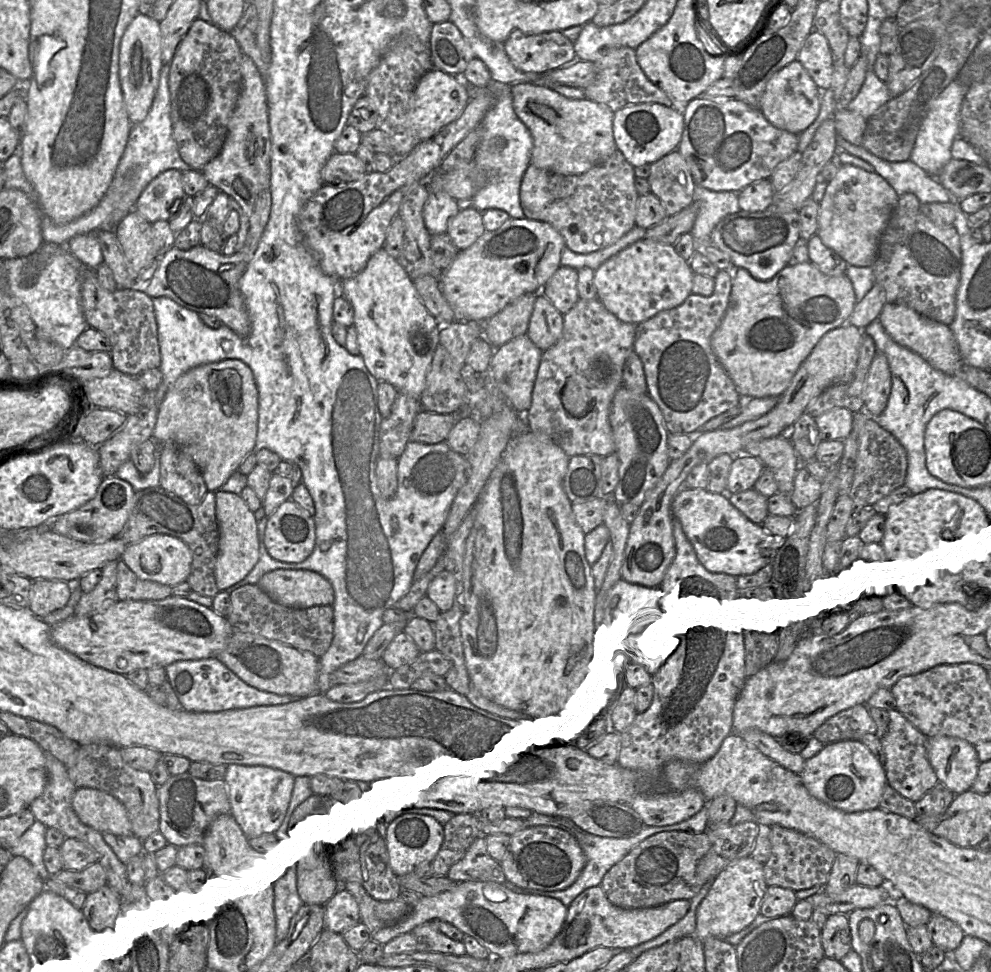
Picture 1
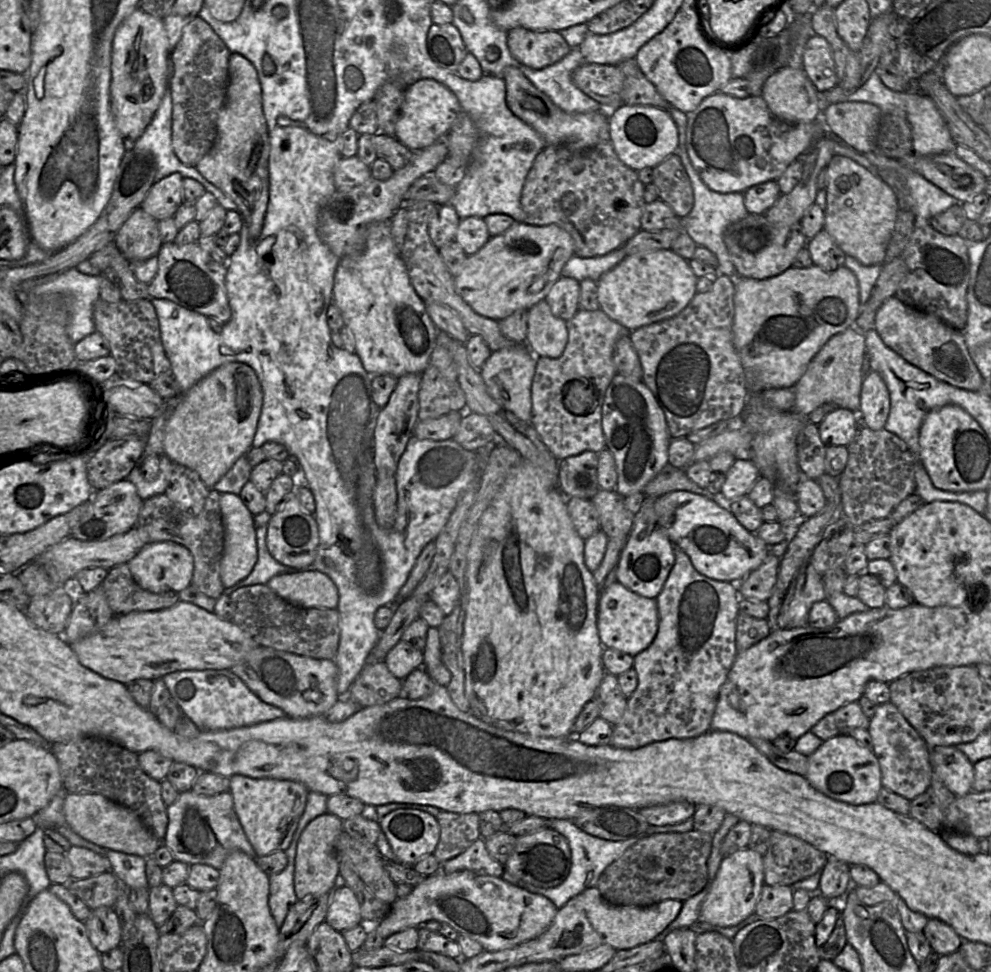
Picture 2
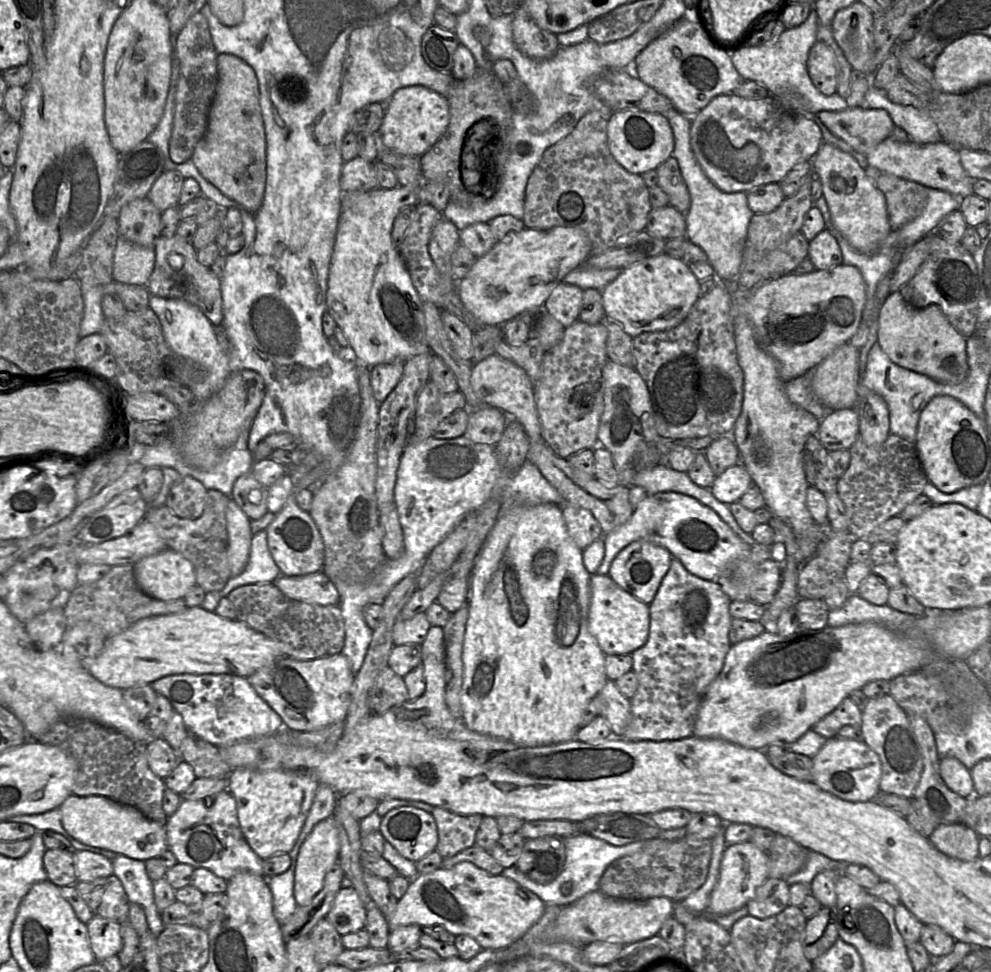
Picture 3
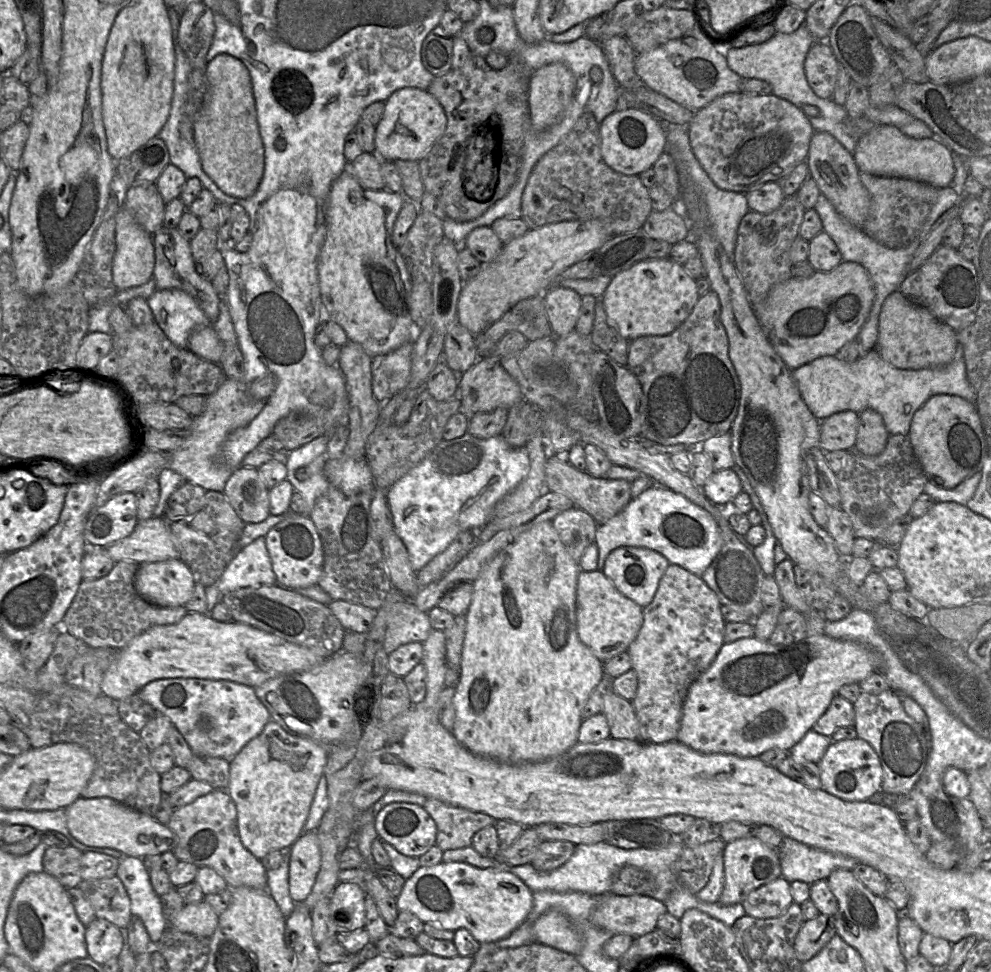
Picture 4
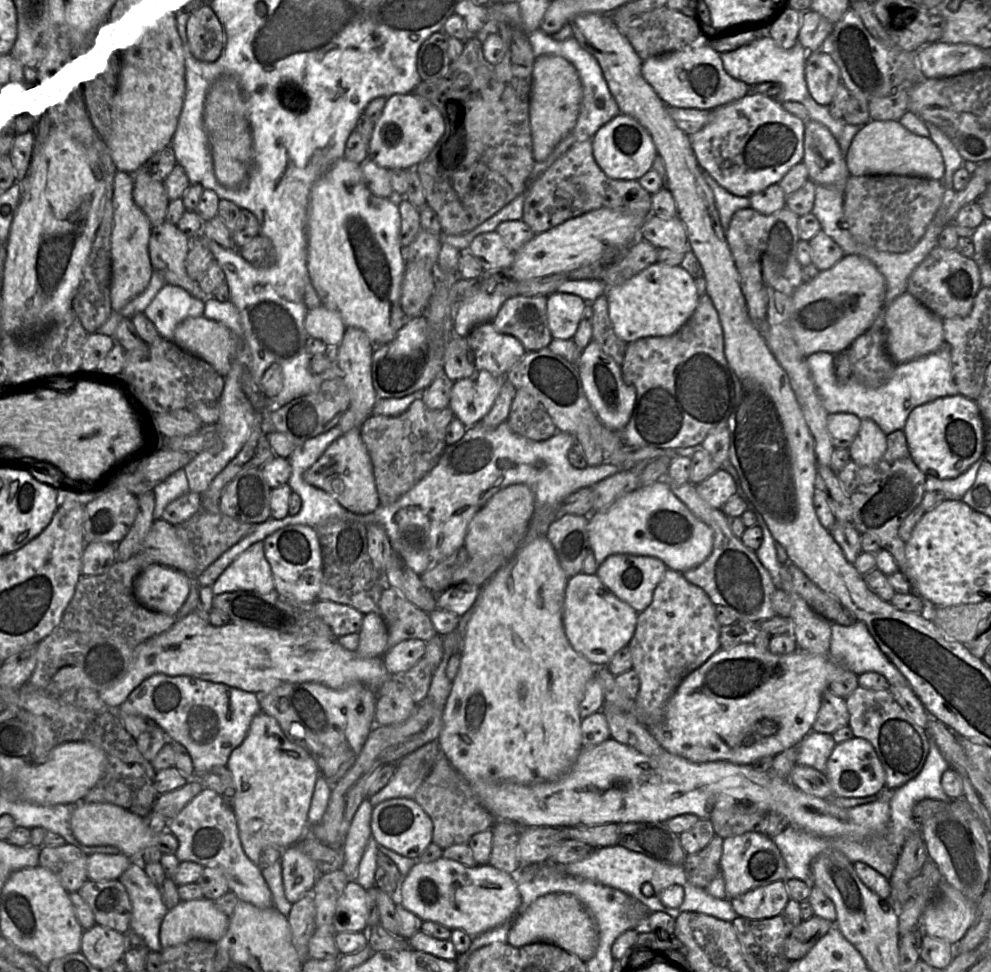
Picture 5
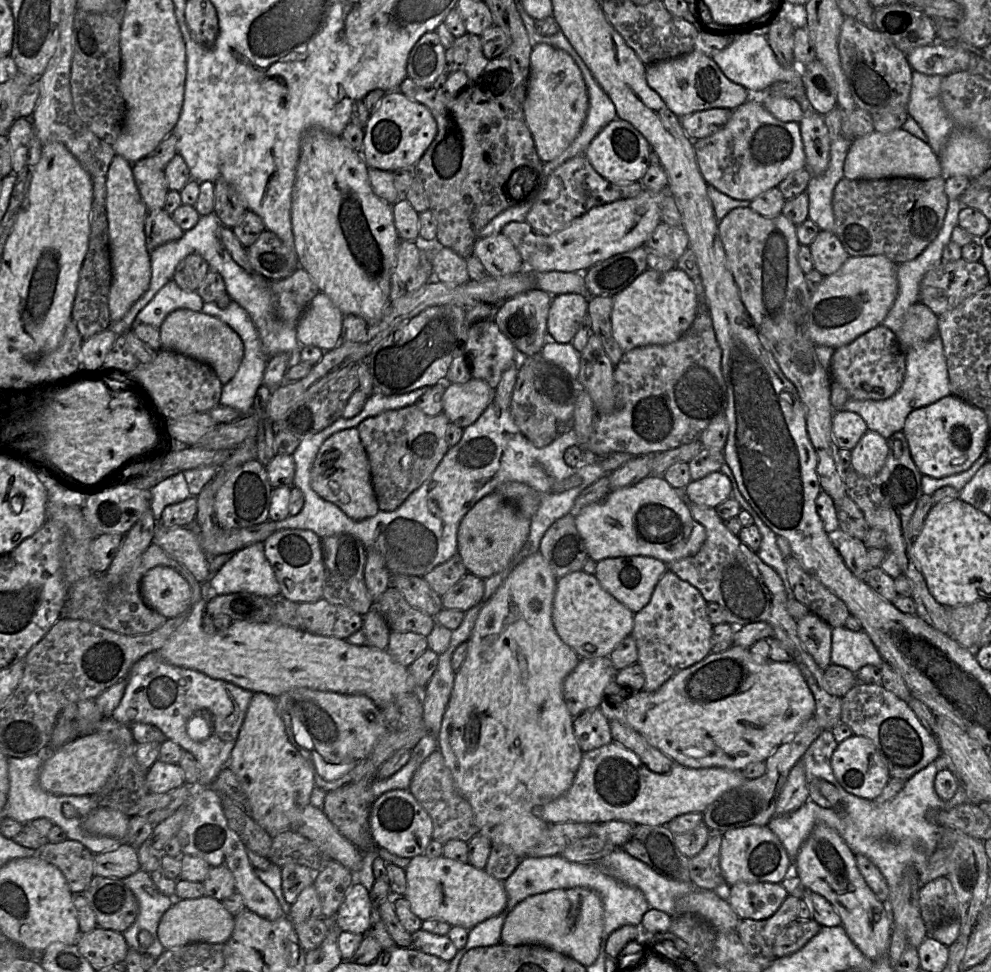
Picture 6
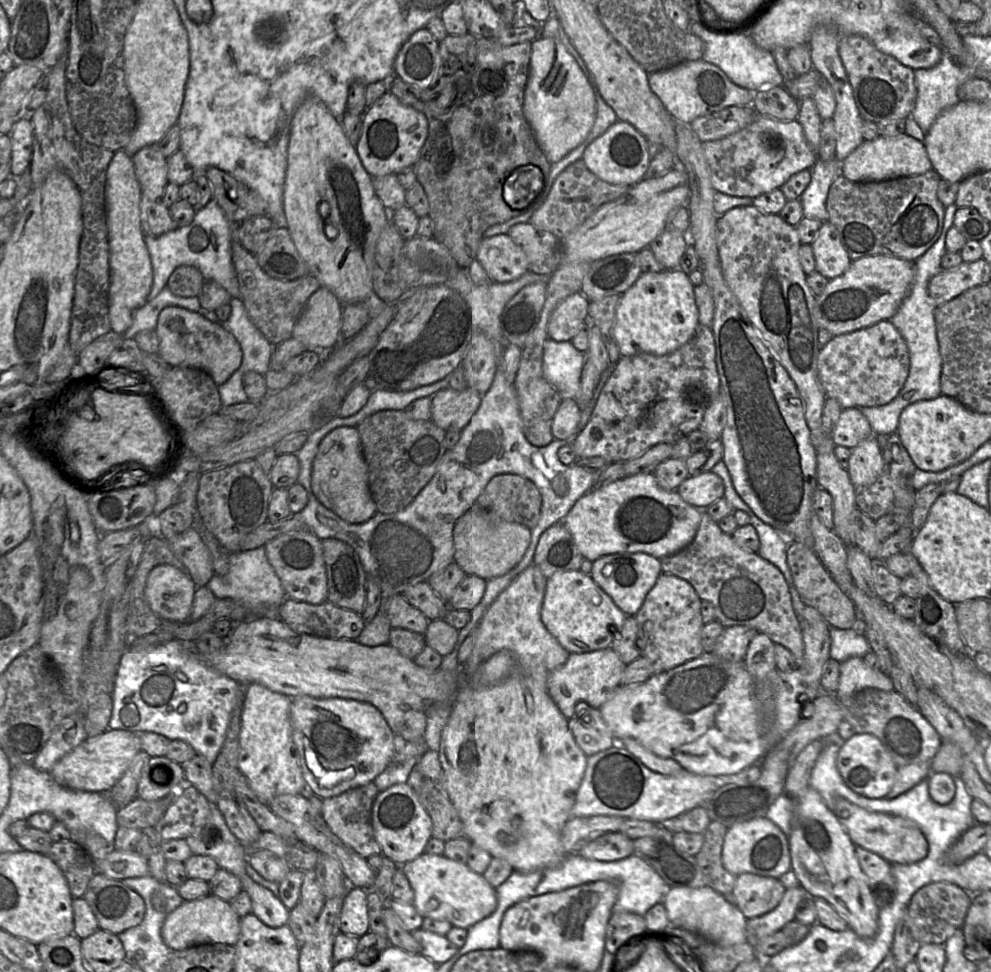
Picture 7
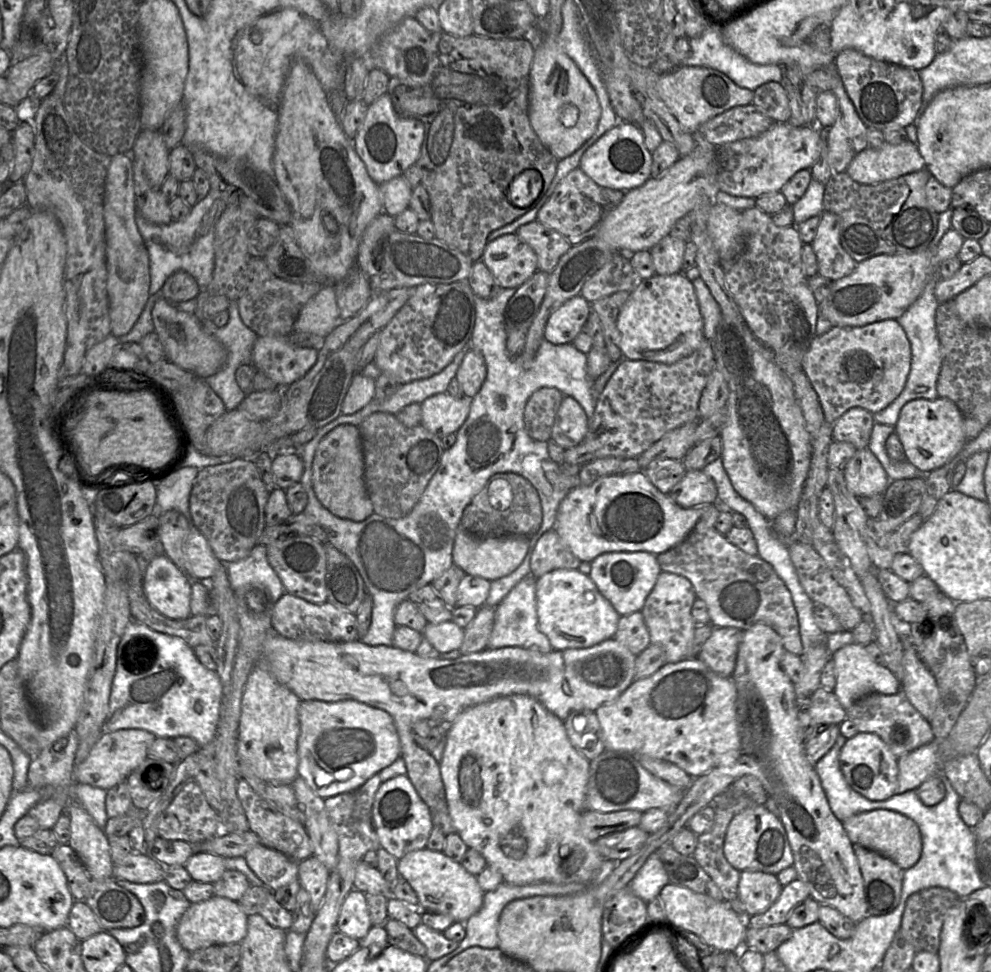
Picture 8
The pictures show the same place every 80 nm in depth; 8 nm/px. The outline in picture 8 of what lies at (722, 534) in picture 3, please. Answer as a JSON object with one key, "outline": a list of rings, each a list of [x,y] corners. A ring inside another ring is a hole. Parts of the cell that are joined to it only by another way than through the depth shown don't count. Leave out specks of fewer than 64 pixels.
{"outline":[[[643,471],[630,474],[614,473],[598,478],[590,485],[573,488],[558,507],[553,529],[581,562],[590,563],[597,556],[608,552],[646,551],[657,556],[685,540],[710,506],[678,506],[669,494],[660,492]]]}

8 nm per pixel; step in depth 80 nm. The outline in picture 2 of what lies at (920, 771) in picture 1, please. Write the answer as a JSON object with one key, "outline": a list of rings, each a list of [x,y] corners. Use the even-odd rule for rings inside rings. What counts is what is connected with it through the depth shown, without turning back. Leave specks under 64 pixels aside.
{"outline":[[[891,701],[877,705],[867,730],[872,738],[872,751],[880,764],[882,787],[909,801],[923,794],[930,786],[933,774],[930,751],[925,740],[897,707]]]}

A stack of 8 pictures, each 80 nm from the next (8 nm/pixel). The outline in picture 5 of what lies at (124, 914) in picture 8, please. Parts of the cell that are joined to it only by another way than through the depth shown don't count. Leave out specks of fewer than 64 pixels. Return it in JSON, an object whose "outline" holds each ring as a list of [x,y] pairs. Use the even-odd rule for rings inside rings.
{"outline":[[[88,879],[77,892],[91,908],[96,924],[123,934],[129,931],[132,906],[119,879]]]}

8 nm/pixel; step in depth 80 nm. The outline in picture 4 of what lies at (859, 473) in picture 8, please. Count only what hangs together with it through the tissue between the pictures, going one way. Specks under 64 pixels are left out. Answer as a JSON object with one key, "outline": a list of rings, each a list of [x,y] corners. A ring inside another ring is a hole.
{"outline":[[[865,409],[858,413],[859,426],[855,448],[862,454],[874,456],[886,447],[890,434],[883,417],[873,409]]]}

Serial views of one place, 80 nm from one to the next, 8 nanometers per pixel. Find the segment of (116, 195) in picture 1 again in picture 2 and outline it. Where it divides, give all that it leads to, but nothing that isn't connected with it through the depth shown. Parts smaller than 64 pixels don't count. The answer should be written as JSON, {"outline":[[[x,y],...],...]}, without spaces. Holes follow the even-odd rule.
{"outline":[[[172,51],[170,52],[170,57],[168,58],[168,67],[167,67],[167,87],[165,94],[160,102],[158,110],[156,111],[152,121],[147,126],[144,133],[134,142],[129,143],[129,147],[134,147],[140,150],[147,150],[152,153],[156,162],[156,182],[162,178],[169,176],[172,173],[178,172],[183,178],[192,178],[200,182],[206,192],[209,192],[214,195],[218,204],[223,206],[226,210],[234,210],[240,213],[237,205],[227,197],[220,189],[215,187],[213,184],[208,182],[201,173],[197,170],[195,166],[183,164],[178,157],[175,155],[172,147],[172,91],[171,91],[171,82],[174,73],[174,65],[171,59]]]}

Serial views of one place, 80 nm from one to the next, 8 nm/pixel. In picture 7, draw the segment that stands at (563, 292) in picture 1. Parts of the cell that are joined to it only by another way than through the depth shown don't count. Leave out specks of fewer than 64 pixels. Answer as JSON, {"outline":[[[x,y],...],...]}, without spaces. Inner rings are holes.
{"outline":[[[580,292],[562,300],[550,315],[547,337],[556,342],[571,341],[585,328],[589,303]]]}

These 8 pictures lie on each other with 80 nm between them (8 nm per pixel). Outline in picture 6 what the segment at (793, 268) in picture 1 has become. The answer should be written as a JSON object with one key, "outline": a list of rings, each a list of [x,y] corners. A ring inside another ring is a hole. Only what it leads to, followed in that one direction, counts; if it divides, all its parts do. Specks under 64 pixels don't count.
{"outline":[[[883,255],[850,256],[837,272],[826,276],[811,293],[807,312],[807,333],[813,343],[836,349],[882,324],[898,294],[897,268],[897,263]]]}

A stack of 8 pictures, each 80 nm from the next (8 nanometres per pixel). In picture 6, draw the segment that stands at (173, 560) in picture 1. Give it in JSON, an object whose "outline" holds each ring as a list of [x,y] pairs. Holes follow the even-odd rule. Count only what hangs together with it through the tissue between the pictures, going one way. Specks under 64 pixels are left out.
{"outline":[[[160,565],[142,578],[141,594],[152,609],[170,619],[189,608],[191,587],[177,570]]]}

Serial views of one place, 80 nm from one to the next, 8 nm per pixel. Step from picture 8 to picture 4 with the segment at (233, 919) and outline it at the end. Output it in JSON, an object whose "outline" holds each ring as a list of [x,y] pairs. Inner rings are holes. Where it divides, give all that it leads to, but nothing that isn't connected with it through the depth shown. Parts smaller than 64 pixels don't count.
{"outline":[[[204,900],[185,904],[168,922],[169,928],[210,938],[218,925],[219,915]]]}

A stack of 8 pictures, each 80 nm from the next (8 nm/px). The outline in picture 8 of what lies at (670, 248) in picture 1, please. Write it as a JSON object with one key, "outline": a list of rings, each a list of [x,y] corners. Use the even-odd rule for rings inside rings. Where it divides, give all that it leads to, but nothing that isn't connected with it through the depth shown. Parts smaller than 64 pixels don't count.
{"outline":[[[683,272],[638,280],[619,312],[617,329],[623,359],[663,364],[673,364],[690,355],[705,339],[695,290]]]}

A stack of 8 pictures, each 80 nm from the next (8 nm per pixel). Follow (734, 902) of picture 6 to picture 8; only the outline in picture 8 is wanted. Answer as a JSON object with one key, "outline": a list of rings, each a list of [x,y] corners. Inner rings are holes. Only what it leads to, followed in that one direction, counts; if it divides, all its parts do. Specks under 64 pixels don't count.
{"outline":[[[760,871],[740,872],[738,899],[745,907],[746,916],[766,912],[779,898],[782,889],[776,875]]]}

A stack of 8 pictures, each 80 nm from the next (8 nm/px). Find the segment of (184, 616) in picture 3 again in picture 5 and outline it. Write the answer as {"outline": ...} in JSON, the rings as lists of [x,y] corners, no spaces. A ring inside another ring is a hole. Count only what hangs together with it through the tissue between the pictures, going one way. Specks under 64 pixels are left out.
{"outline":[[[195,612],[189,613],[183,619],[177,620],[177,622],[168,630],[157,634],[150,639],[142,642],[134,650],[133,659],[128,667],[127,672],[123,676],[123,678],[117,682],[115,685],[99,692],[100,698],[103,702],[108,706],[109,709],[118,709],[118,707],[128,698],[130,693],[140,685],[145,679],[154,675],[154,674],[166,674],[168,676],[180,676],[180,675],[188,675],[196,678],[216,682],[216,683],[224,683],[229,686],[233,686],[248,692],[258,693],[258,692],[270,692],[276,687],[285,684],[285,683],[320,683],[328,686],[332,689],[342,689],[354,683],[360,683],[374,691],[378,694],[379,690],[383,686],[383,684],[392,677],[392,675],[388,672],[383,657],[374,657],[374,658],[362,658],[357,655],[356,651],[349,651],[343,648],[337,640],[329,640],[324,637],[318,636],[307,636],[307,635],[295,635],[283,633],[277,630],[264,628],[252,624],[246,624],[242,622],[229,622],[224,626],[214,626],[211,623],[204,622]]]}

